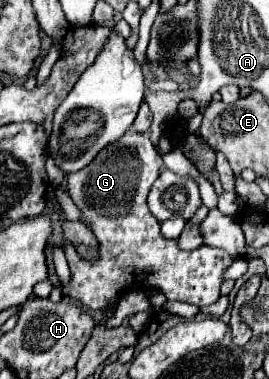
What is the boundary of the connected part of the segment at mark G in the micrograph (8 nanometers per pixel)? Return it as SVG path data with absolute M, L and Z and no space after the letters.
M127 131L119 141L105 147L93 159L93 163L89 163L85 169L69 175L69 195L75 201L75 205L83 211L85 219L91 221L91 229L99 241L101 257L99 257L99 261L89 263L75 253L75 247L69 241L65 241L65 255L69 259L69 269L71 269L71 283L69 283L69 287L63 287L63 295L79 299L85 307L95 309L95 311L111 305L119 293L125 293L131 289L145 289L145 287L157 287L159 291L165 293L165 297L169 301L185 301L185 303L197 305L197 307L211 305L219 299L223 269L229 267L233 261L229 257L229 253L225 253L221 249L207 247L207 245L201 245L193 251L181 251L175 241L167 241L161 237L161 231L159 231L161 225L147 209L147 193L149 193L153 181L157 181L157 177L161 173L161 165L163 165L161 155L153 147L149 135Z

